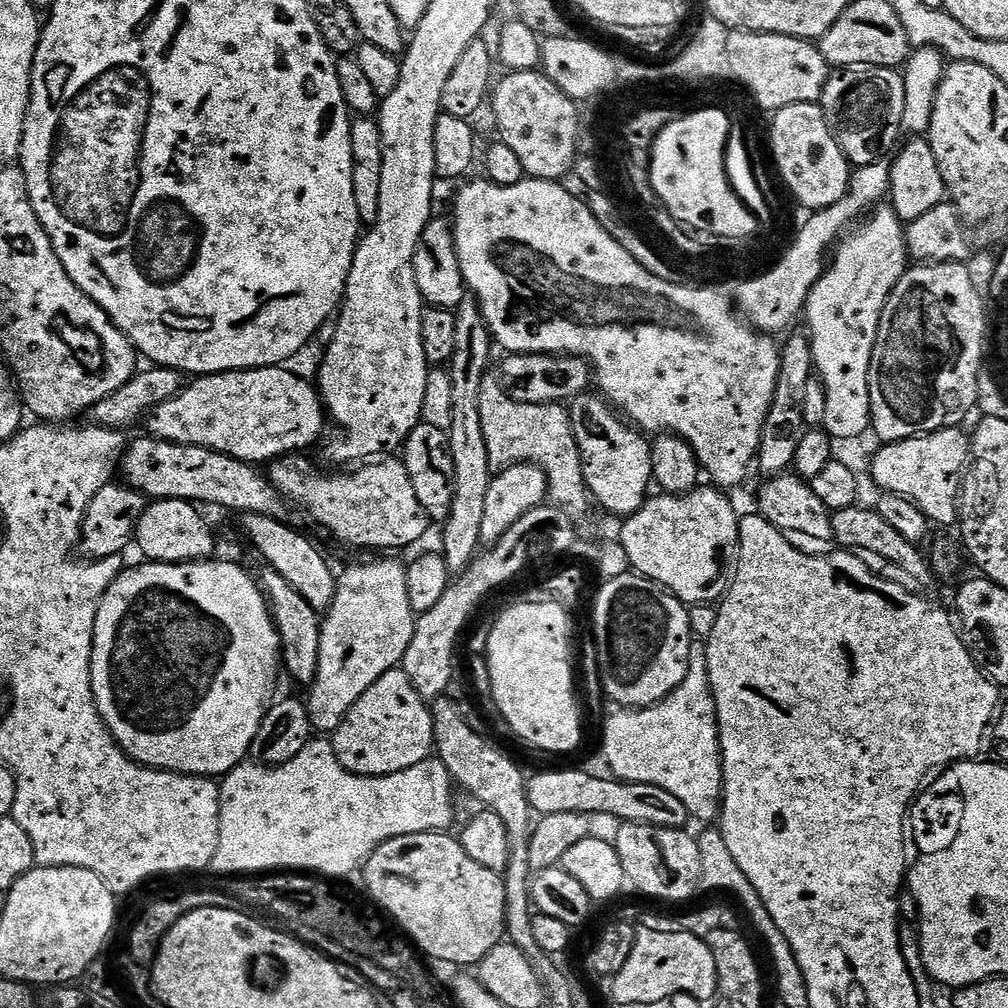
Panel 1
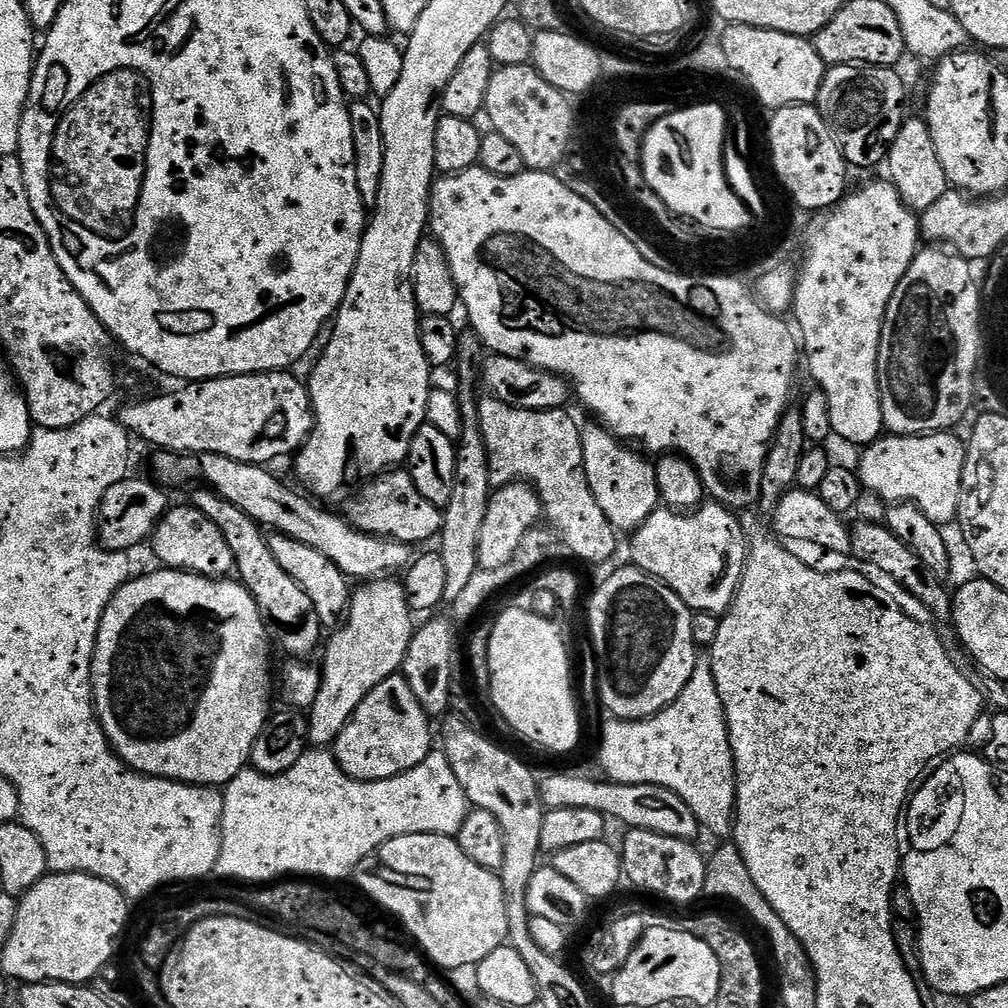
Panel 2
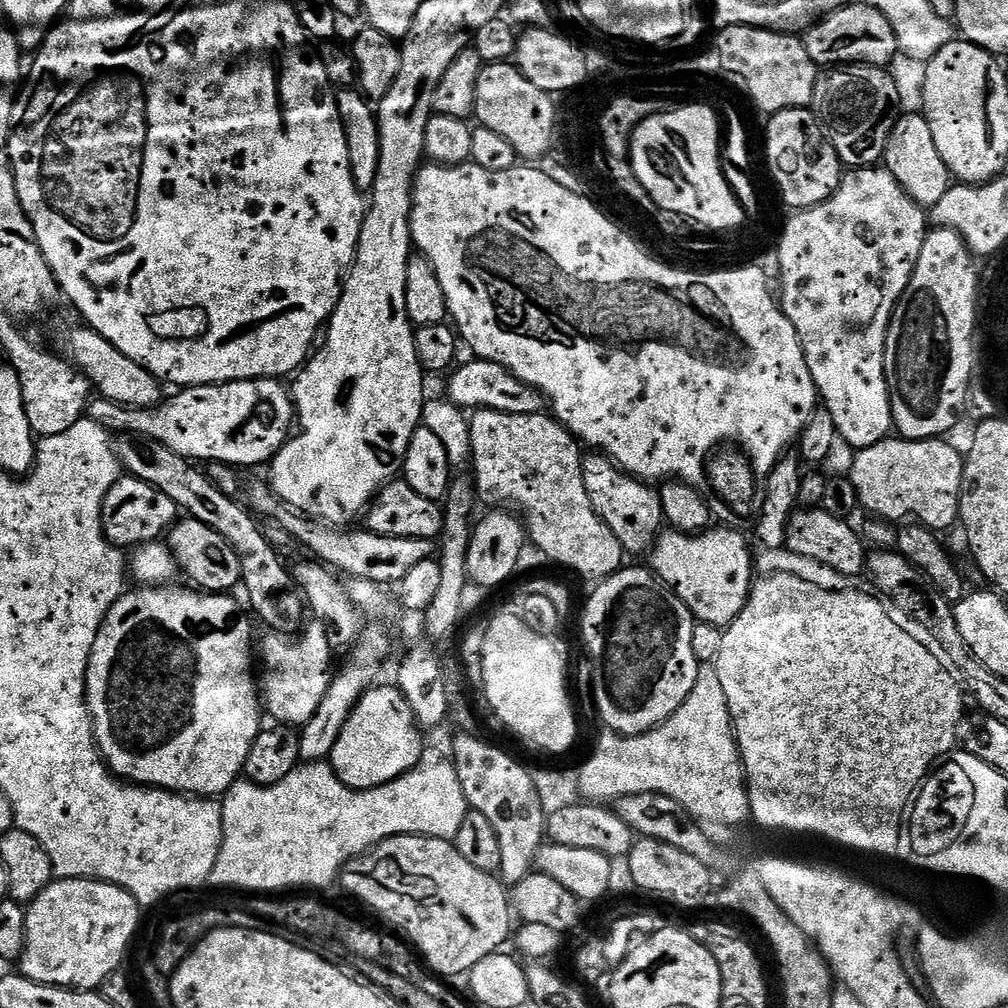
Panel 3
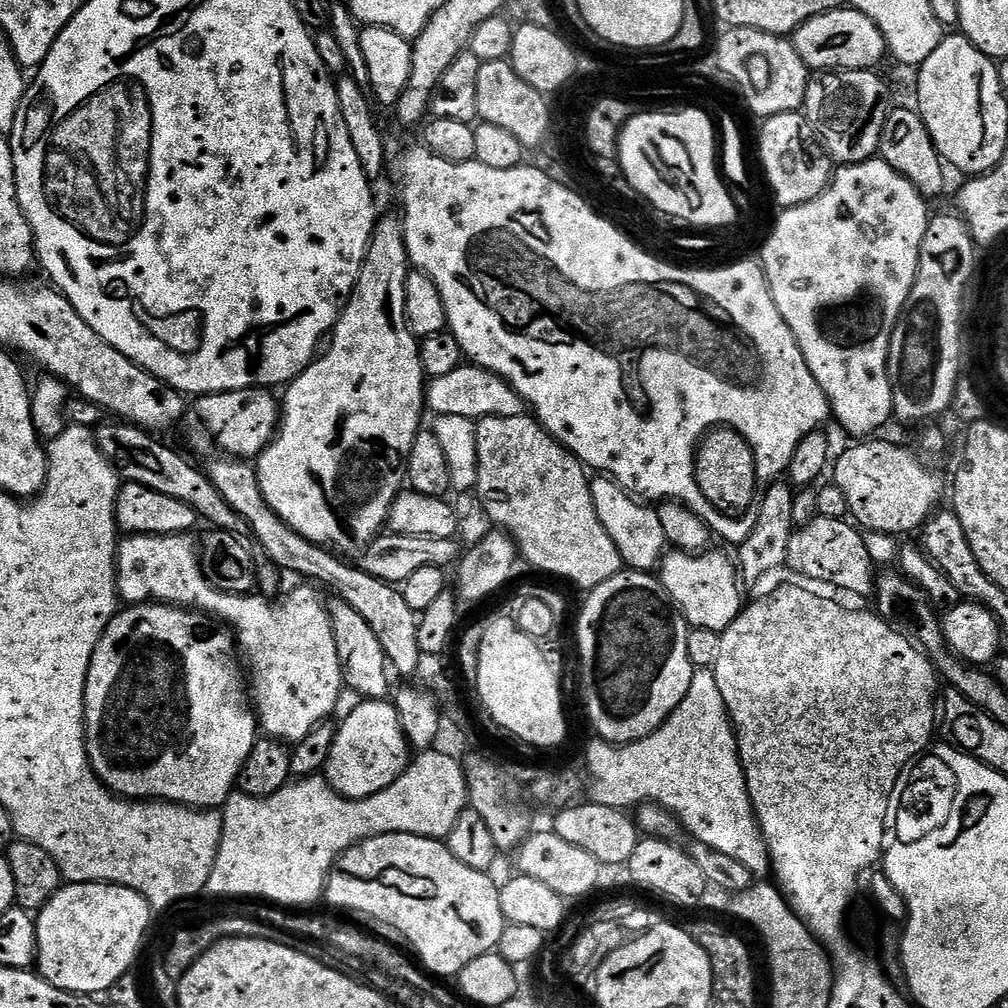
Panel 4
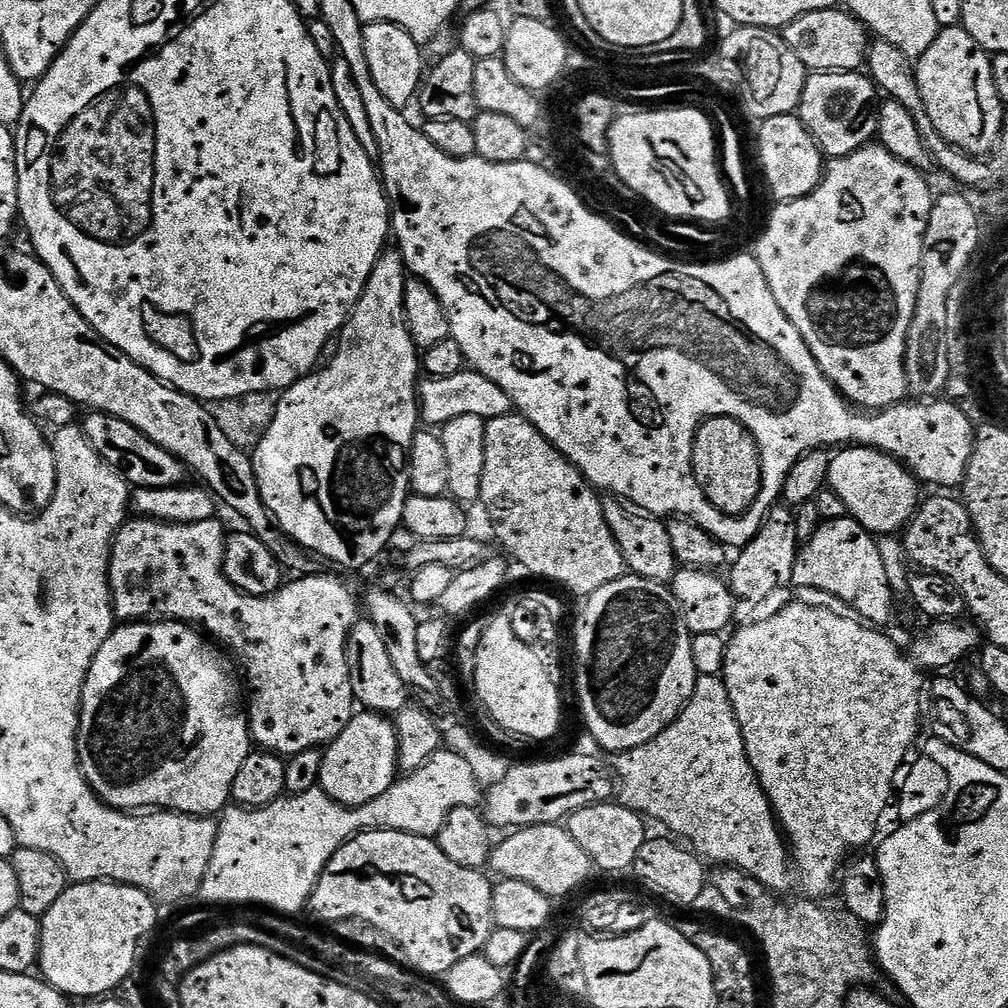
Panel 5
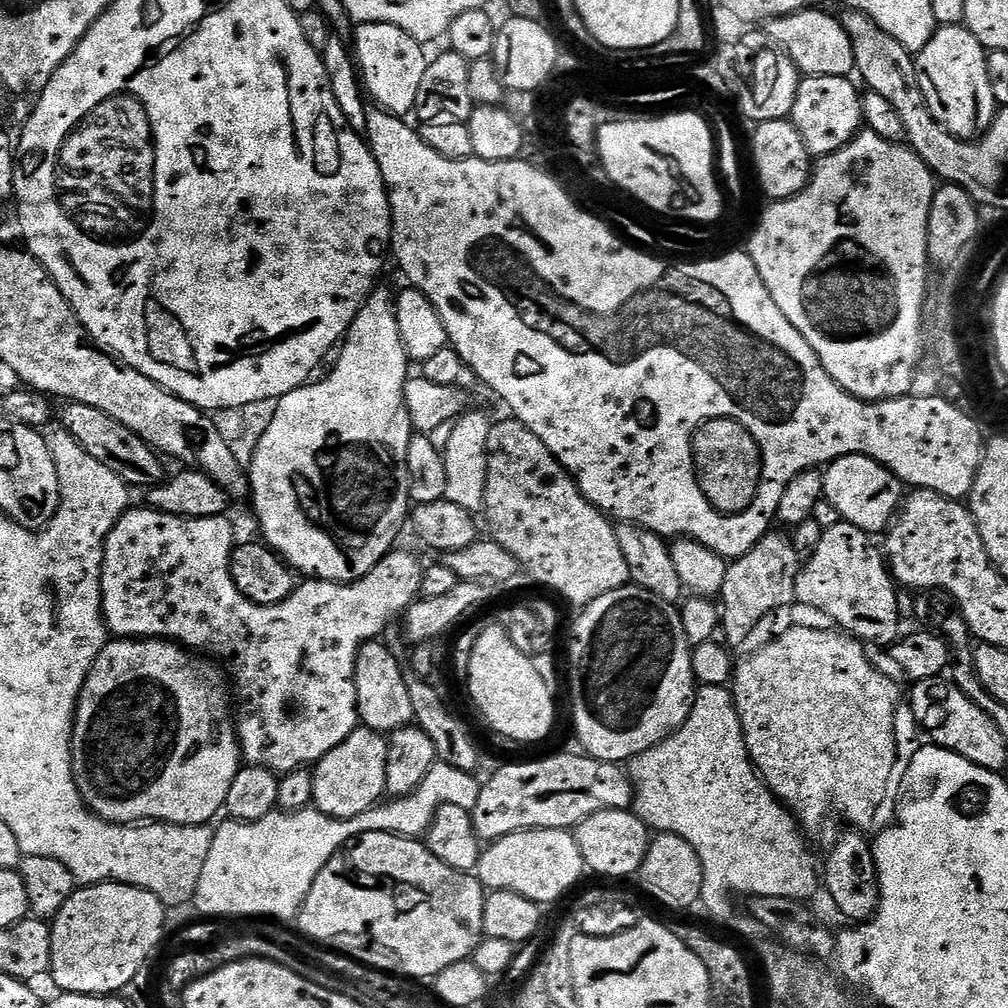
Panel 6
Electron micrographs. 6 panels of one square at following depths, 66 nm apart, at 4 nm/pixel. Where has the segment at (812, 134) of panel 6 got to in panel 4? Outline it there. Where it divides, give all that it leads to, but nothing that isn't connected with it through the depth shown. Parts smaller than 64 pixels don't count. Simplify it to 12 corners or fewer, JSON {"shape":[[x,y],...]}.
{"shape":[[879,71],[809,75],[804,117],[837,165],[879,153]]}

